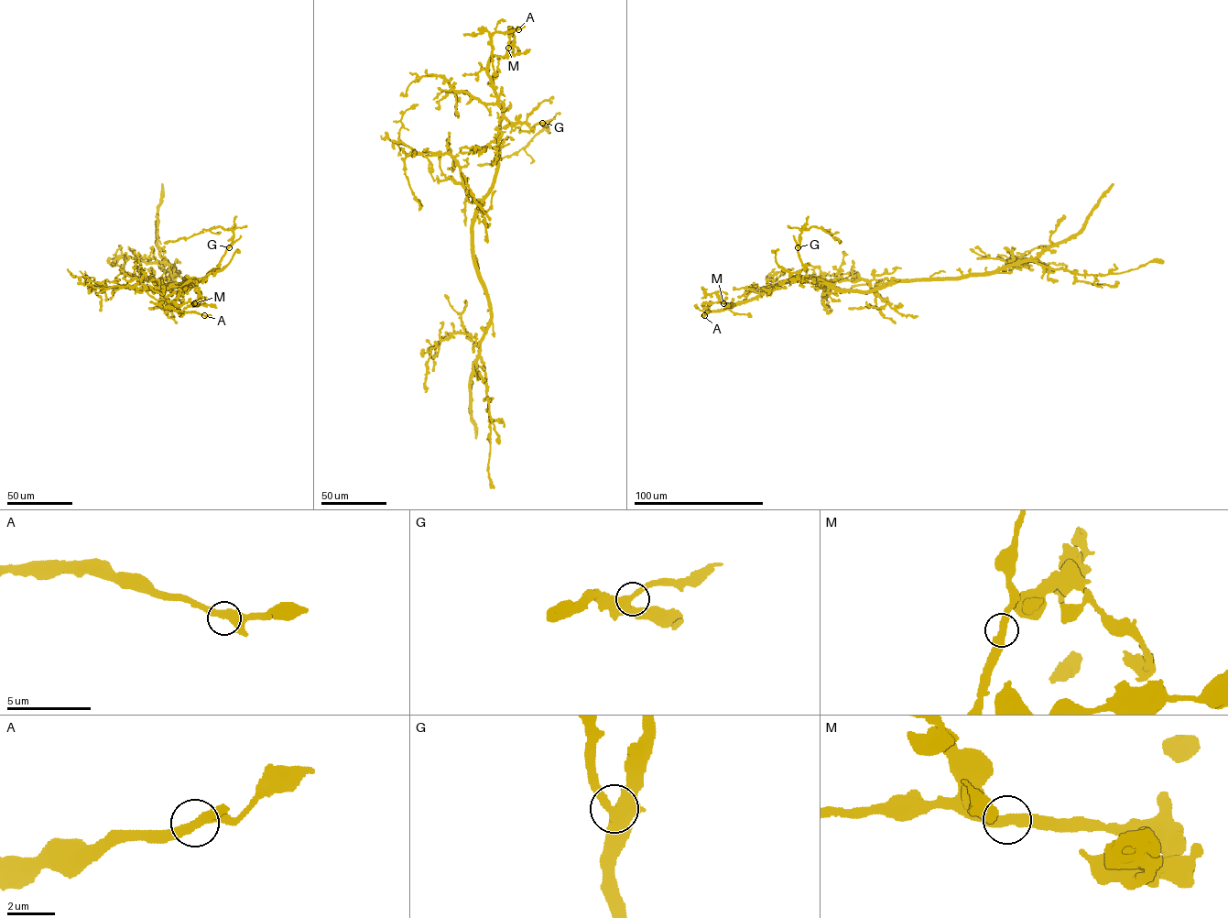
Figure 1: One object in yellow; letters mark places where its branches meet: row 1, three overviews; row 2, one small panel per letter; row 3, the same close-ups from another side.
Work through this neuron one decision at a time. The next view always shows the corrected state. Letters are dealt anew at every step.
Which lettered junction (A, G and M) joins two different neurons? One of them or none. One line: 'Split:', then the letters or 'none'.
Split: none

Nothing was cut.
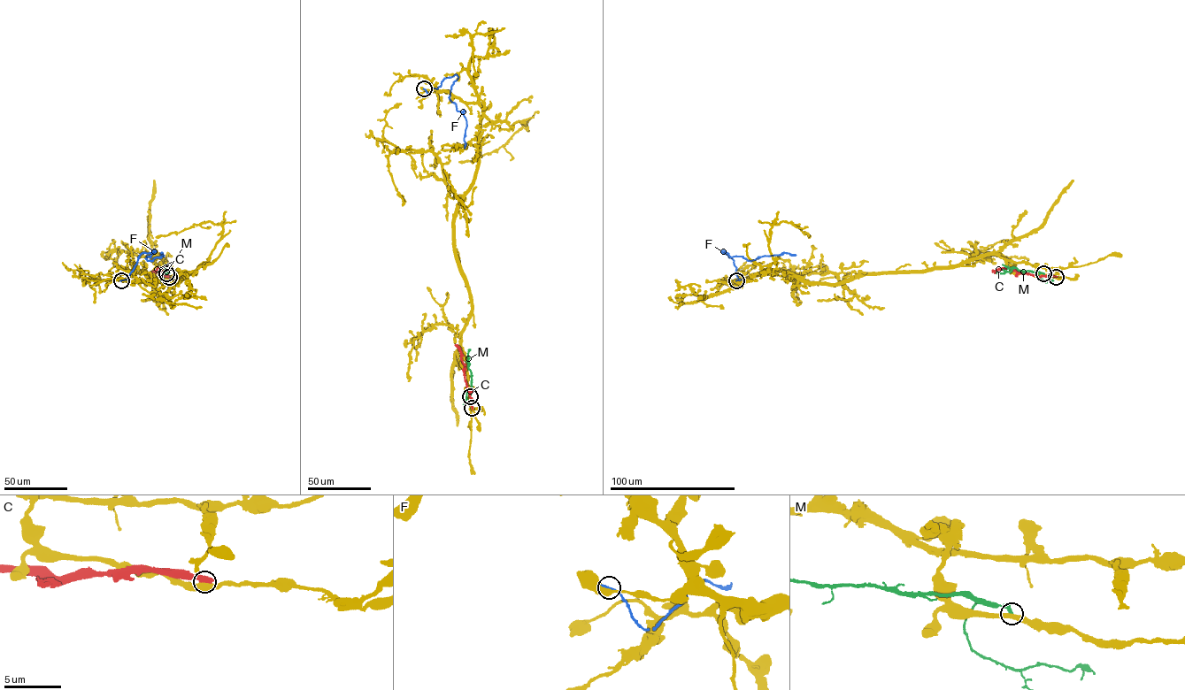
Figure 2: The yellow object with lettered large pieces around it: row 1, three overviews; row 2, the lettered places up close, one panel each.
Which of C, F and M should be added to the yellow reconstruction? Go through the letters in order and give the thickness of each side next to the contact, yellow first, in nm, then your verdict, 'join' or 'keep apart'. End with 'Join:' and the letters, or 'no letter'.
C: calibres 650 and 500 nm; keep apart
F: calibres 480 and 240 nm; keep apart
M: calibres 360 and 300 nm; keep apart
Join: no letter

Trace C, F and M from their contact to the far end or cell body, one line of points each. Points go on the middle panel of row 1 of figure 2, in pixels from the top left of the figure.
C: (472, 408), (461, 351), (455, 344)
F: (424, 88), (429, 94), (444, 79), (457, 76), (449, 99), (466, 120), (465, 149)
M: (470, 396), (469, 348)

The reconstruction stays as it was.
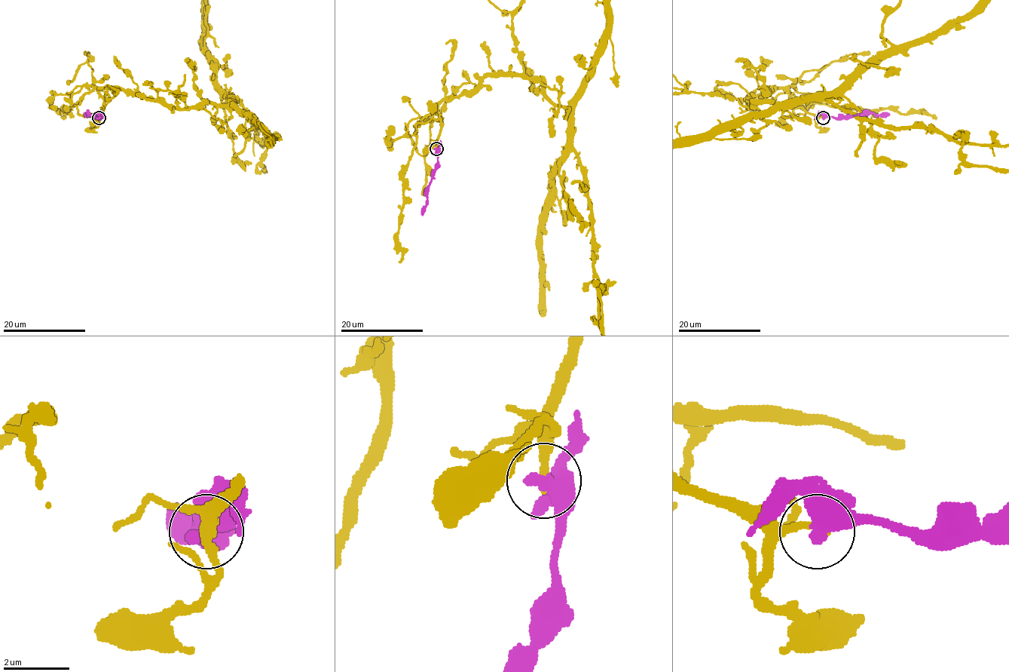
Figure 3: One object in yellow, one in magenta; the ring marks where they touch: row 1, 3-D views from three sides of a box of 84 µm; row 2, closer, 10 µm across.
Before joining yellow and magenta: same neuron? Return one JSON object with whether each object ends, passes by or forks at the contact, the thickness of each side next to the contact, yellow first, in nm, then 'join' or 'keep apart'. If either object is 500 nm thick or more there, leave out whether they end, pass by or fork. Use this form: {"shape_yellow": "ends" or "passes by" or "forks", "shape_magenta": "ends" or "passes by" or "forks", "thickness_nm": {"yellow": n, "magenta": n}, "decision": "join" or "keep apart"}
{"thickness_nm": {"yellow": 240, "magenta": 600}, "decision": "join"}

